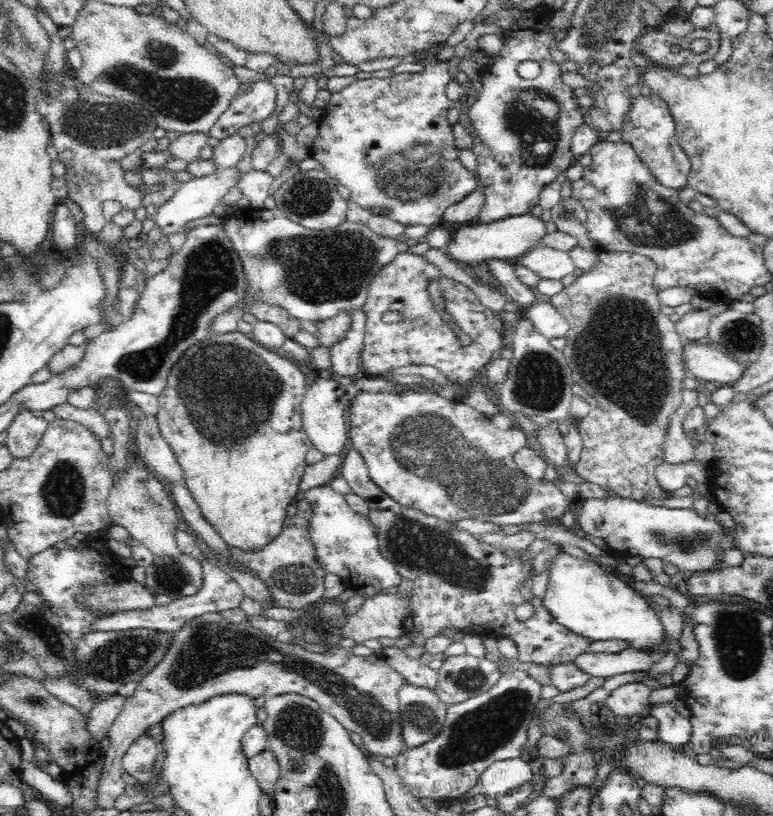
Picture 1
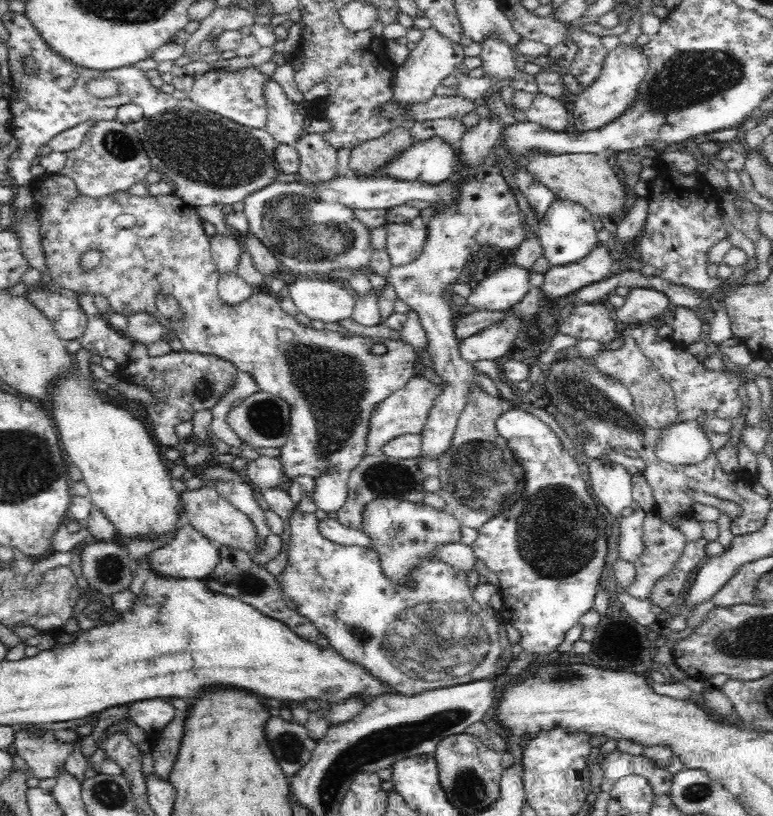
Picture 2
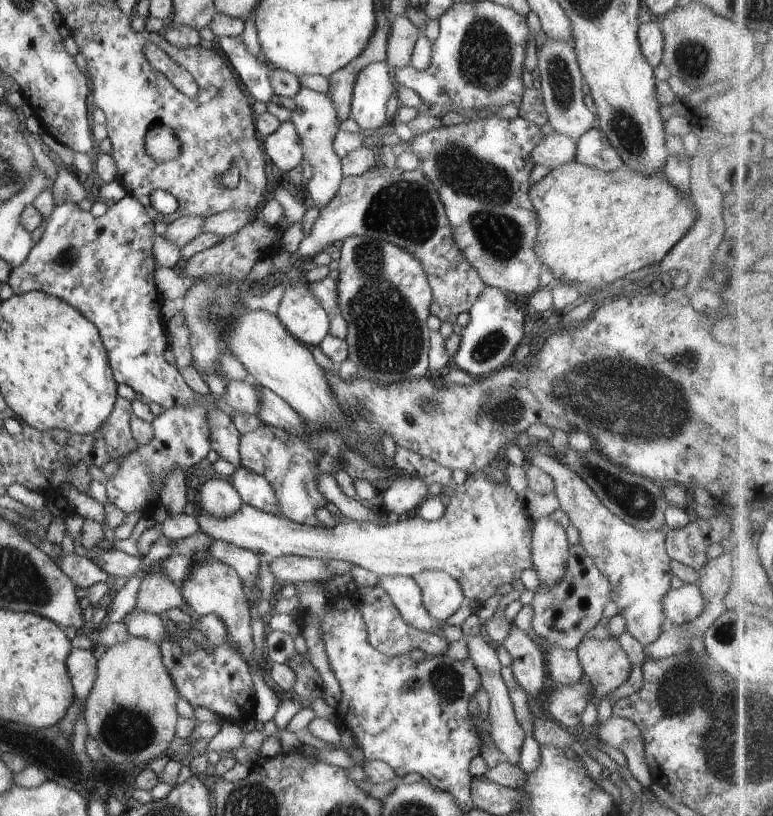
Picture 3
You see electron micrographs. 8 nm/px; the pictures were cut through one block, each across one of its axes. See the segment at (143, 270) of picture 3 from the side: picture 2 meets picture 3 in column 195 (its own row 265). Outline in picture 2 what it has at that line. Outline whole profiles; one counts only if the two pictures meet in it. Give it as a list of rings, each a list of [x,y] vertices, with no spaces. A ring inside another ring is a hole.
[[[420,216],[405,223],[386,220],[383,227],[388,234],[385,248],[393,267],[404,266],[420,256],[427,239],[425,217]]]

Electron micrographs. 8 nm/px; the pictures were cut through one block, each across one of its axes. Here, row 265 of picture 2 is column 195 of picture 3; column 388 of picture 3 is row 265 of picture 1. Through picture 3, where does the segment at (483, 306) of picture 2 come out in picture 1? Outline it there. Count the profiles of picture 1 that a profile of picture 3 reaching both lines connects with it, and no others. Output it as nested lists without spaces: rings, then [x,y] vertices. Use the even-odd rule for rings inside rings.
[[[544,244],[527,251],[518,262],[534,271],[541,280],[562,280],[576,272],[576,265],[569,252],[554,250]]]

